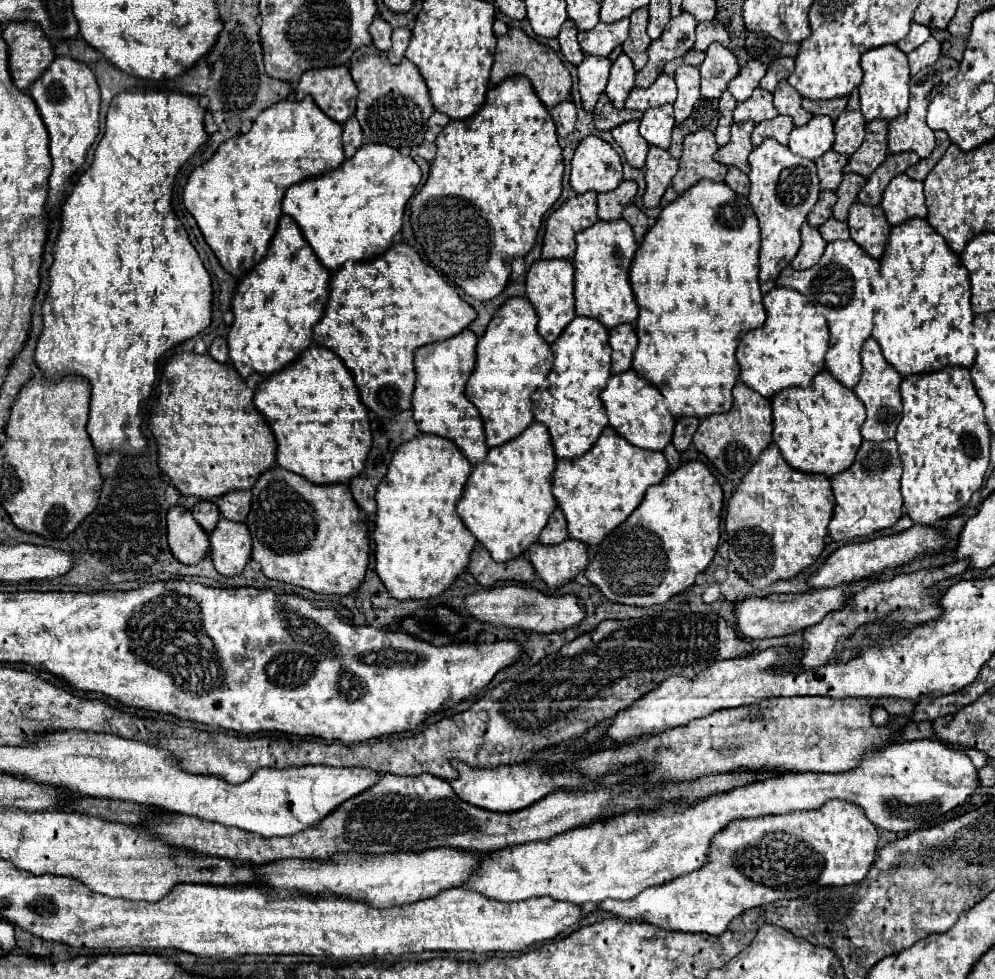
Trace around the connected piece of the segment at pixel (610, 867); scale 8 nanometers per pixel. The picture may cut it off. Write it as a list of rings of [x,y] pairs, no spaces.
[[[914,740],[902,744],[890,744],[880,748],[878,752],[866,752],[860,764],[848,772],[838,774],[780,774],[762,782],[740,786],[732,792],[720,792],[716,796],[706,796],[692,804],[666,804],[648,812],[628,812],[624,816],[616,816],[612,820],[590,824],[584,828],[574,828],[562,836],[556,836],[548,842],[528,842],[512,848],[498,850],[480,860],[474,874],[462,882],[462,888],[476,890],[488,898],[500,902],[520,902],[534,896],[550,896],[554,900],[564,900],[576,906],[596,906],[606,898],[614,900],[632,900],[642,890],[650,886],[666,884],[682,874],[700,870],[708,864],[708,852],[712,844],[712,836],[724,830],[732,820],[746,818],[762,818],[770,814],[788,814],[788,812],[806,812],[818,810],[828,800],[846,800],[858,804],[866,818],[884,830],[890,832],[912,832],[924,826],[924,822],[934,820],[958,804],[966,800],[978,786],[978,770],[970,762],[964,752],[956,752],[948,748],[940,740]]]

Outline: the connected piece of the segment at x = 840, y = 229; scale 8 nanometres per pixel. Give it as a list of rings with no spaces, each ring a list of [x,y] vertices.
[[[826,220],[820,228],[820,234],[826,242],[834,242],[834,240],[848,240],[850,234],[848,234],[848,224],[846,222],[840,222],[840,220]]]

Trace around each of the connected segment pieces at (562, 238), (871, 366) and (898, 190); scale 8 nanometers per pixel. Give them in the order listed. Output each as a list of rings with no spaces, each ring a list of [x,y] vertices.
[[[596,192],[578,194],[566,200],[546,220],[546,234],[542,246],[542,258],[566,258],[570,260],[576,250],[574,234],[598,222],[596,216]]]
[[[868,338],[862,346],[862,376],[858,384],[852,388],[856,396],[866,406],[866,420],[862,424],[862,438],[872,442],[890,440],[896,434],[900,416],[902,416],[902,400],[900,400],[900,382],[902,376],[884,360],[880,346],[874,338]]]
[[[898,174],[890,180],[880,206],[884,208],[890,226],[896,226],[908,218],[926,218],[928,212],[922,182],[910,180],[906,174]]]

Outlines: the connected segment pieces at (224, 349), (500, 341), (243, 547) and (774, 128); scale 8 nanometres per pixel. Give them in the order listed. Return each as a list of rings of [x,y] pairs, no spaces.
[[[214,338],[214,342],[208,348],[208,354],[216,362],[228,362],[228,344],[226,344],[226,338]]]
[[[508,298],[496,310],[484,336],[478,340],[476,366],[466,384],[466,398],[482,416],[486,444],[490,448],[516,438],[534,420],[530,400],[550,384],[554,356],[548,343],[538,334],[536,322],[536,312],[526,298]]]
[[[220,518],[210,534],[210,558],[222,576],[236,576],[250,560],[252,540],[246,524]]]
[[[776,116],[772,120],[764,120],[756,124],[752,132],[752,144],[758,146],[764,138],[776,138],[780,144],[788,144],[788,134],[792,132],[794,124],[790,116]]]

